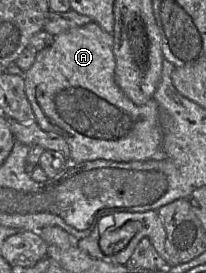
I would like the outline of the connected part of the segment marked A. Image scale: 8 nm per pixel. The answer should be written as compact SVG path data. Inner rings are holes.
M92 21L55 35L49 46L36 53L33 65L24 73L25 93L36 122L43 130L65 138L70 147L71 163L97 159L131 162L163 158L158 104L152 98L144 105L136 105L120 89L115 81L113 45L112 33Z

